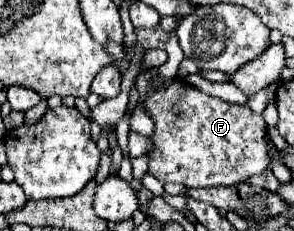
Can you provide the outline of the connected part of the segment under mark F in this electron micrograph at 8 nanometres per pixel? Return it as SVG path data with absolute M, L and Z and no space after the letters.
M173 78L165 90L149 94L149 98L145 100L145 108L155 120L155 132L151 136L155 142L155 148L149 152L151 156L149 172L163 184L179 182L179 184L185 184L187 188L233 186L269 168L269 156L265 146L267 130L265 130L263 116L251 112L247 104L241 106L241 104L231 104L231 102L213 98L189 86L183 78Z

